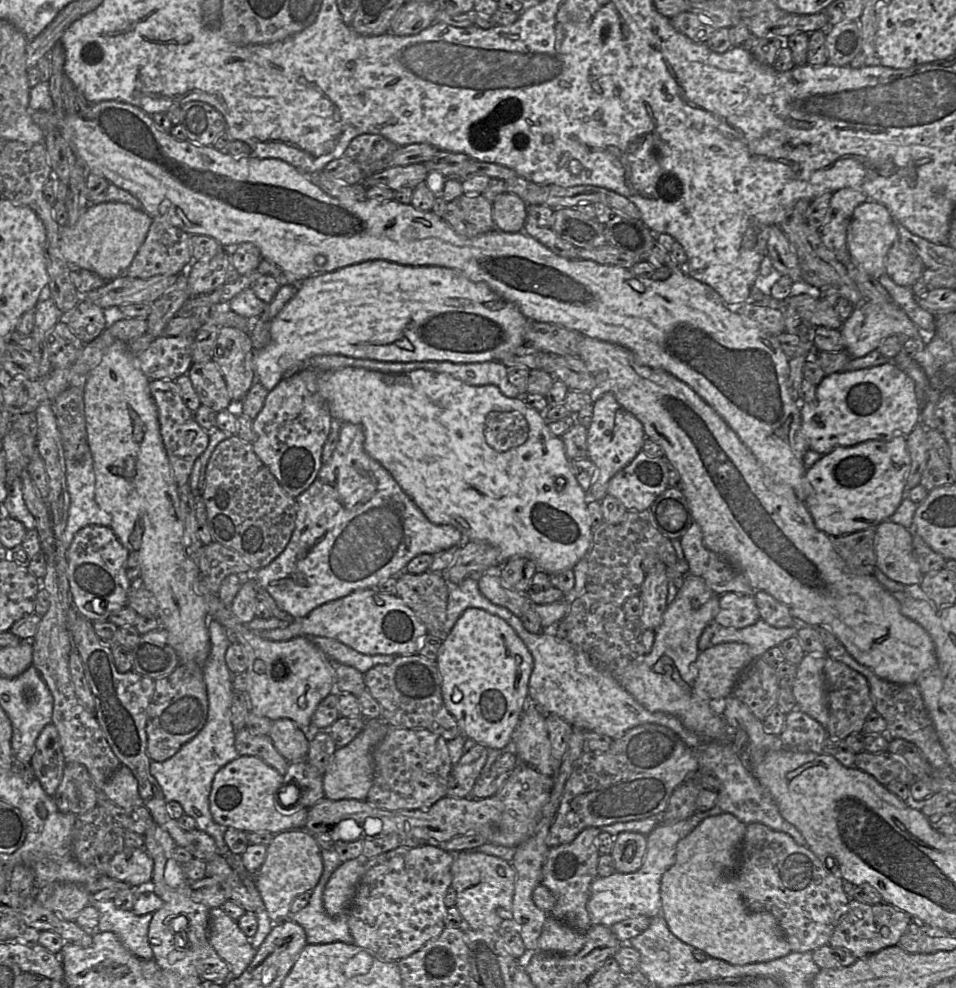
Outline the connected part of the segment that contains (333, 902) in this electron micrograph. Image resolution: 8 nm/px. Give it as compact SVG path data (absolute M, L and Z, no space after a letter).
M356 858L342 862L329 878L323 893L323 904L329 916L346 914L364 873L365 860Z

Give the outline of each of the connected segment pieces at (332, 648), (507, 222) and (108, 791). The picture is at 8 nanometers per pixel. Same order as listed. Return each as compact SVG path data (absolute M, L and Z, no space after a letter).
M320 636L305 637L309 638L314 645L320 648L332 662L351 666L361 673L365 673L375 665L390 664L396 657L395 655L385 654L363 654L332 638Z
M504 192L492 202L495 228L502 232L522 231L527 215L527 204L515 194Z
M120 765L105 782L102 792L119 807L143 806L143 800L138 791L138 781L132 771L124 765Z

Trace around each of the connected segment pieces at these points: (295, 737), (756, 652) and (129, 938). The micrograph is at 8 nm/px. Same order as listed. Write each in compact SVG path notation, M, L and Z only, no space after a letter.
M273 720L269 736L276 749L289 763L306 759L311 735L293 720Z
M761 618L753 625L735 629L721 627L715 631L711 645L725 642L739 642L747 644L752 650L753 659L761 658L770 648L776 647L788 638L795 636L798 624L785 628L775 628Z
M96 900L93 905L99 912L97 931L116 934L124 946L141 960L153 959L148 931L153 913L136 915L132 910L122 910L113 900Z

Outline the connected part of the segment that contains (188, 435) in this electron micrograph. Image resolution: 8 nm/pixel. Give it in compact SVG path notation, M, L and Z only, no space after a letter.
M150 380L151 396L157 406L160 432L173 477L178 486L189 482L195 460L206 450L209 433L194 419L194 414L184 404L178 384L173 380Z

